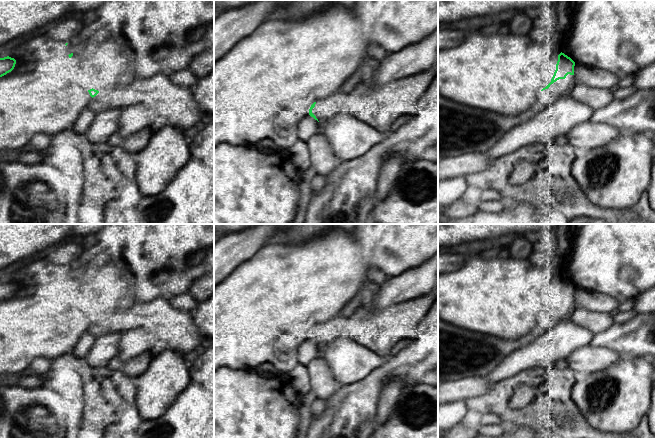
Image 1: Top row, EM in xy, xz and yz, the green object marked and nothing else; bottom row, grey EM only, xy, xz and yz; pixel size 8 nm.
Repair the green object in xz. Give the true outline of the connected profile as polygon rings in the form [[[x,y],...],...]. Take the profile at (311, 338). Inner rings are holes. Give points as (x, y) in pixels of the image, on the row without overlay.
[[[438,283],[426,295],[402,301],[383,311],[373,310],[365,303],[350,317],[340,315],[314,326],[309,339],[320,346],[336,338],[344,338],[389,357],[398,341],[414,339],[420,322],[437,297]]]

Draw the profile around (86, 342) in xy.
[[[92,332],[85,333],[79,340],[76,347],[73,349],[70,355],[84,359],[89,354],[90,350],[92,349],[97,336],[94,335]]]

